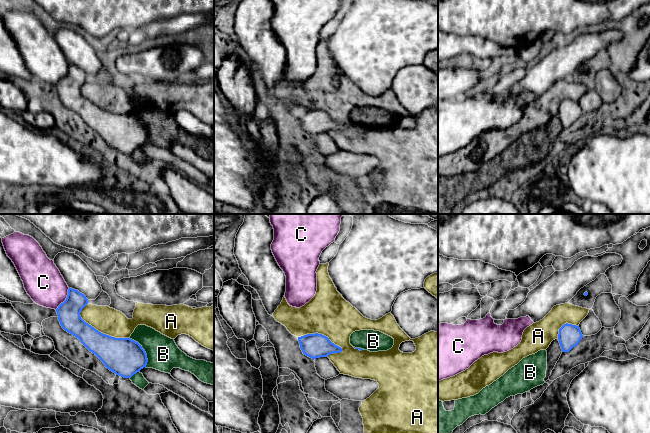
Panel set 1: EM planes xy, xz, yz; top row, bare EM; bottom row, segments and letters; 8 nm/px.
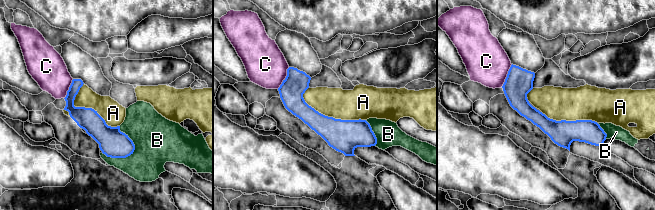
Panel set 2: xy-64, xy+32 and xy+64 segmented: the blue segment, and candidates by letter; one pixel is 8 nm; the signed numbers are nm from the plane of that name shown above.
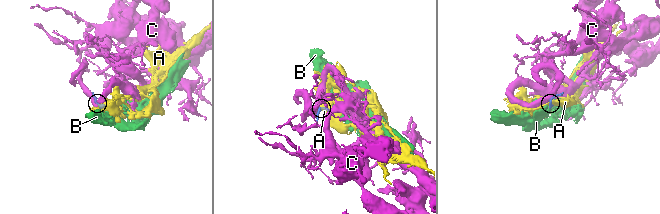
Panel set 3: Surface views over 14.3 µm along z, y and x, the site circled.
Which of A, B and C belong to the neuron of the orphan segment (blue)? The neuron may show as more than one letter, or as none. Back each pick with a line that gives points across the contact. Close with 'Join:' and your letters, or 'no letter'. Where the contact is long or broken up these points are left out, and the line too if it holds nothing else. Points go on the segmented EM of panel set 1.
Join: A

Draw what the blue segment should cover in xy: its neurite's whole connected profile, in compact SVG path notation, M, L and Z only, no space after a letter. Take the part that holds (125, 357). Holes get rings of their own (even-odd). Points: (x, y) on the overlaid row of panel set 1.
M69 288L66 300L58 306L56 312L65 331L78 338L107 369L124 378L131 378L146 367L148 362L142 346L129 338L138 325L151 327L171 339L181 334L189 335L202 346L214 351L214 304L193 309L184 304L166 306L136 302L133 318L128 319L122 312L109 306L89 304L84 294Z

